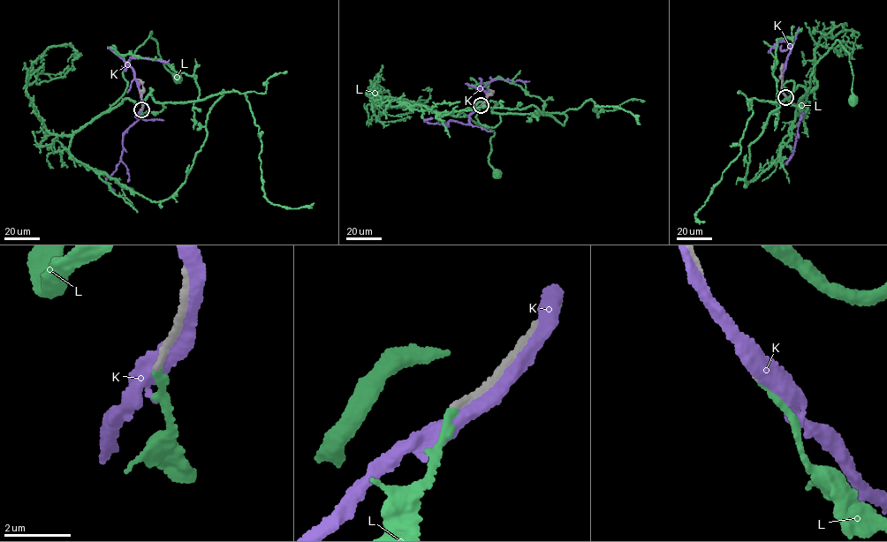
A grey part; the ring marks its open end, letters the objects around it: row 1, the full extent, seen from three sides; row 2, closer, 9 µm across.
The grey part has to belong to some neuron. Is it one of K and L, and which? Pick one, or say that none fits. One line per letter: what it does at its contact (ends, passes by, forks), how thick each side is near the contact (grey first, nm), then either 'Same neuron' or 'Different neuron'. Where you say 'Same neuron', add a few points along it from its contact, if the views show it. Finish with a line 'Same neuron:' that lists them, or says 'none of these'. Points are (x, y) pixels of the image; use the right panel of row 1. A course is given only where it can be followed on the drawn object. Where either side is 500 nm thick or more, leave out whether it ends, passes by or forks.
K: It passes by. Thickness 200 nm (grey) against 400 nm. Different neuron
L: It ends there. Thickness 200 nm (grey) against 240 nm. Same neuron. Its course: (785, 96), (799, 110), (789, 98), (794, 82), (784, 84), (807, 92), (837, 40), (852, 101)
Same neuron: L

